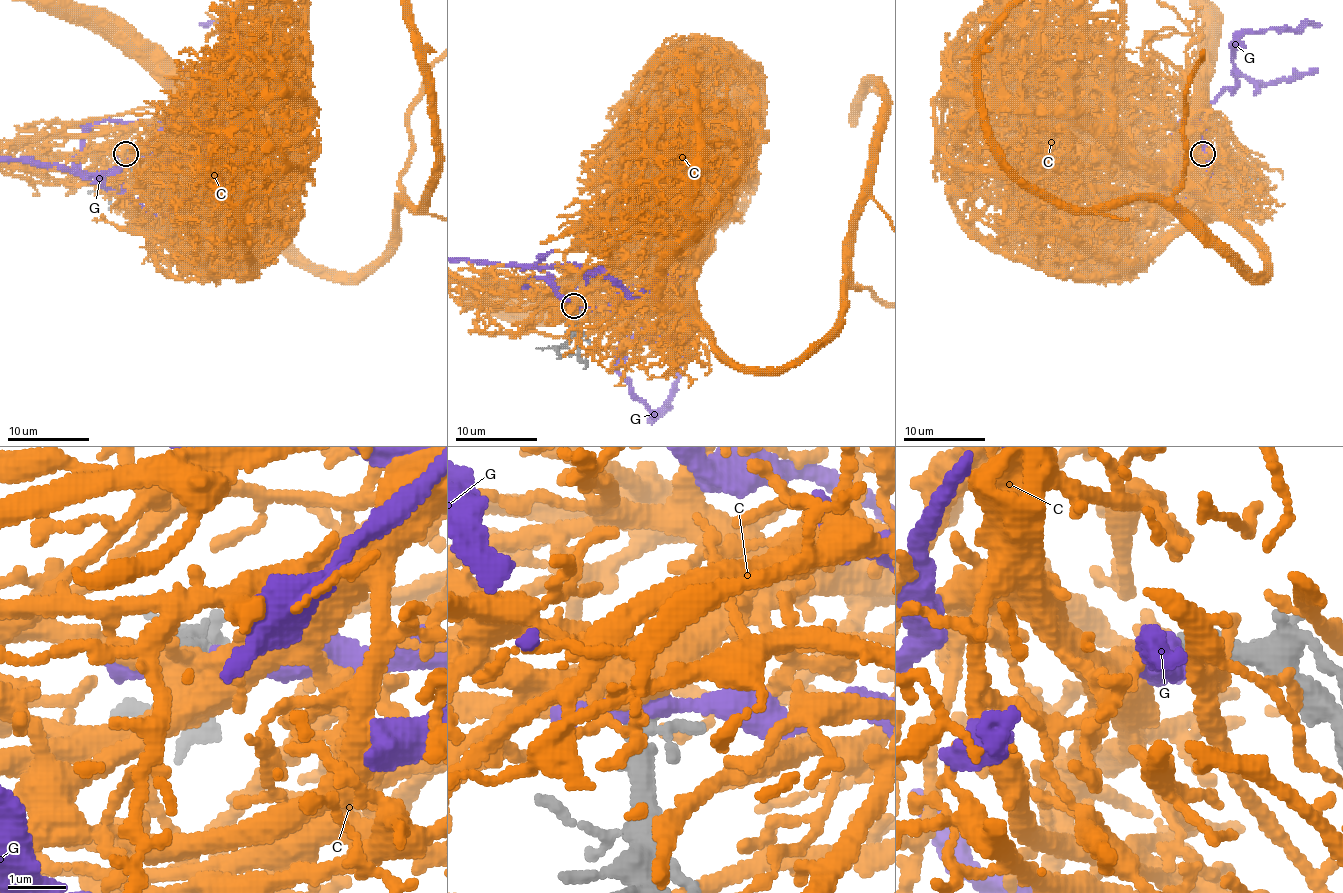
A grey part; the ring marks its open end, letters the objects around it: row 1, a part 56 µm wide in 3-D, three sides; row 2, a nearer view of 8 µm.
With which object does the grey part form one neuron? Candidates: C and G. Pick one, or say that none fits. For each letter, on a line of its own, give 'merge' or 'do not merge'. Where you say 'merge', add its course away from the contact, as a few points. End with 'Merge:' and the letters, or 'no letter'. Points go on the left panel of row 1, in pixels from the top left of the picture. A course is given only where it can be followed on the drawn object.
C: merge
G: do not merge
Merge: C

